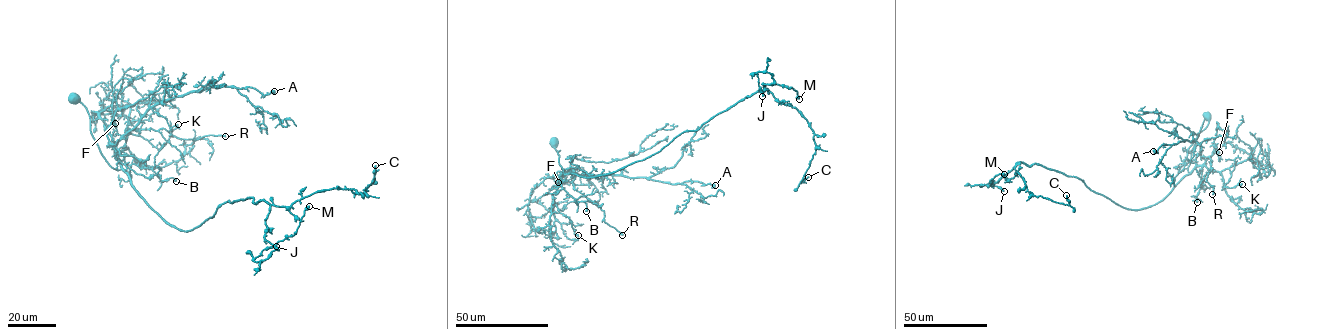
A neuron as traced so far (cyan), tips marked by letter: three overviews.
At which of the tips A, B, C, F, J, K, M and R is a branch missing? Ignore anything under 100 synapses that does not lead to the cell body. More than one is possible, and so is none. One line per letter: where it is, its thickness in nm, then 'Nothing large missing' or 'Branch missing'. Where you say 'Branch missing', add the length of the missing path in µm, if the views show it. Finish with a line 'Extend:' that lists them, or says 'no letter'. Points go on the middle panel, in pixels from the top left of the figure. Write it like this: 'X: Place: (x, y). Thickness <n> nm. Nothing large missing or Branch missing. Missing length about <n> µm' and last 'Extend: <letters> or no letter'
A: Place: (715, 185). Thickness 360 nm. Nothing large missing
B: Place: (586, 211). Thickness 480 nm. Nothing large missing
C: Place: (808, 177). Thickness 280 nm. Nothing large missing
F: Place: (558, 182). Thickness 130 nm. Nothing large missing
J: Place: (762, 96). Thickness 360 nm. Nothing large missing
K: Place: (578, 235). Thickness 480 nm. Nothing large missing
M: Place: (799, 99). Thickness 320 nm. Nothing large missing
R: Place: (622, 235). Thickness 150 nm. Nothing large missing
Extend: no letter

